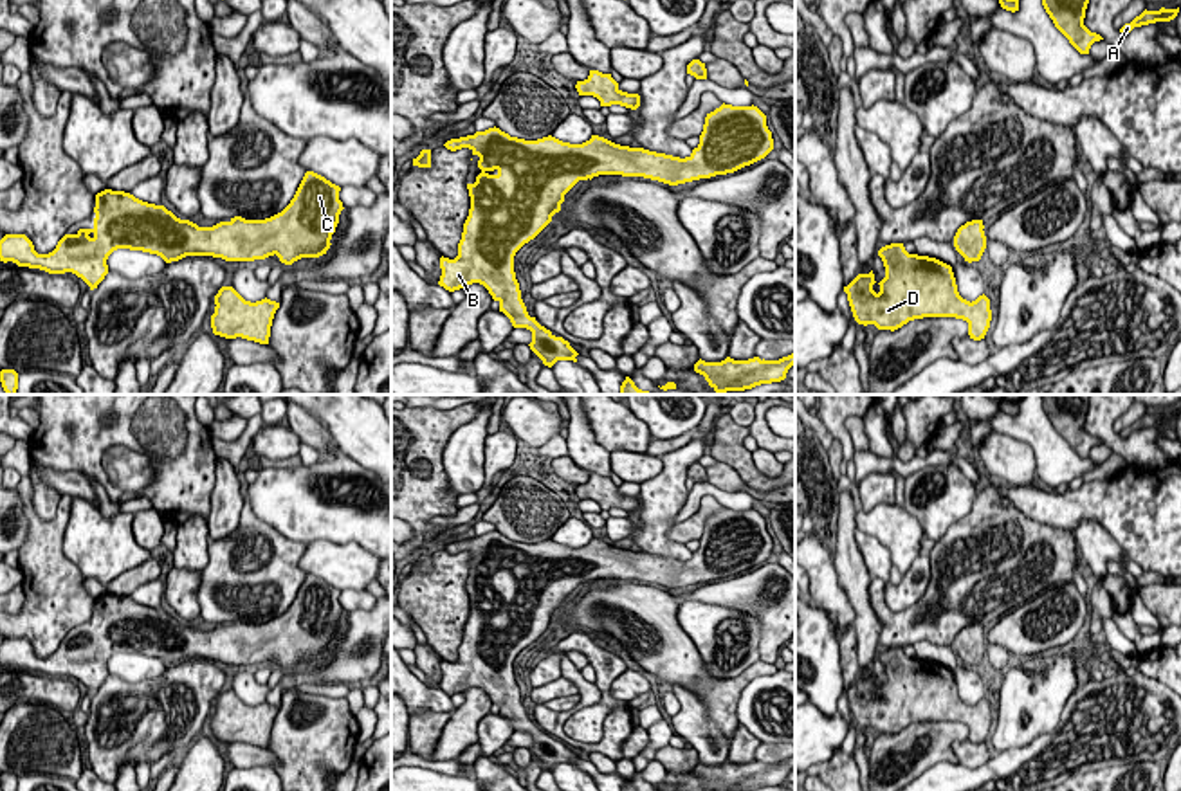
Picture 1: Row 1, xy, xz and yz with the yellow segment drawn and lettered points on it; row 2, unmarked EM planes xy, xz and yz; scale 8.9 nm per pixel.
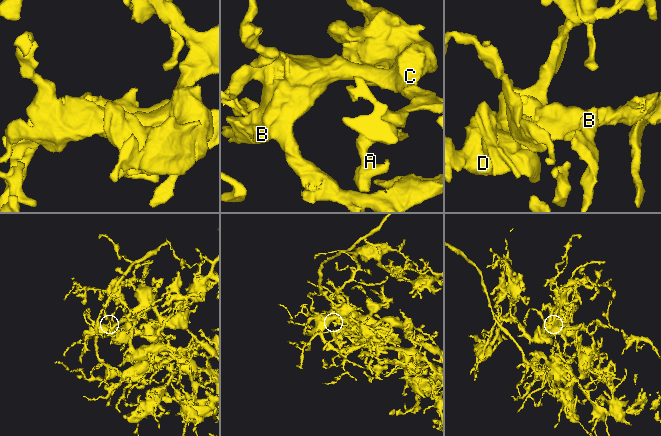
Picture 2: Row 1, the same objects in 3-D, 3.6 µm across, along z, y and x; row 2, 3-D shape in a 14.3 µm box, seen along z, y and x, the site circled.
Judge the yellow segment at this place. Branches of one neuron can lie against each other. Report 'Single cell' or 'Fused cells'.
Single cell

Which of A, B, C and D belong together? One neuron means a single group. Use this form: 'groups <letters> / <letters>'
groups A B C D

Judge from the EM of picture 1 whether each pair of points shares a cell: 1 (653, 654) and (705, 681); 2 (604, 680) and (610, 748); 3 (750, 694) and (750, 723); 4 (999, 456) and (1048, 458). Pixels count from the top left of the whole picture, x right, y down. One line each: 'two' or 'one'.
1: one
2: two
3: one
4: two

